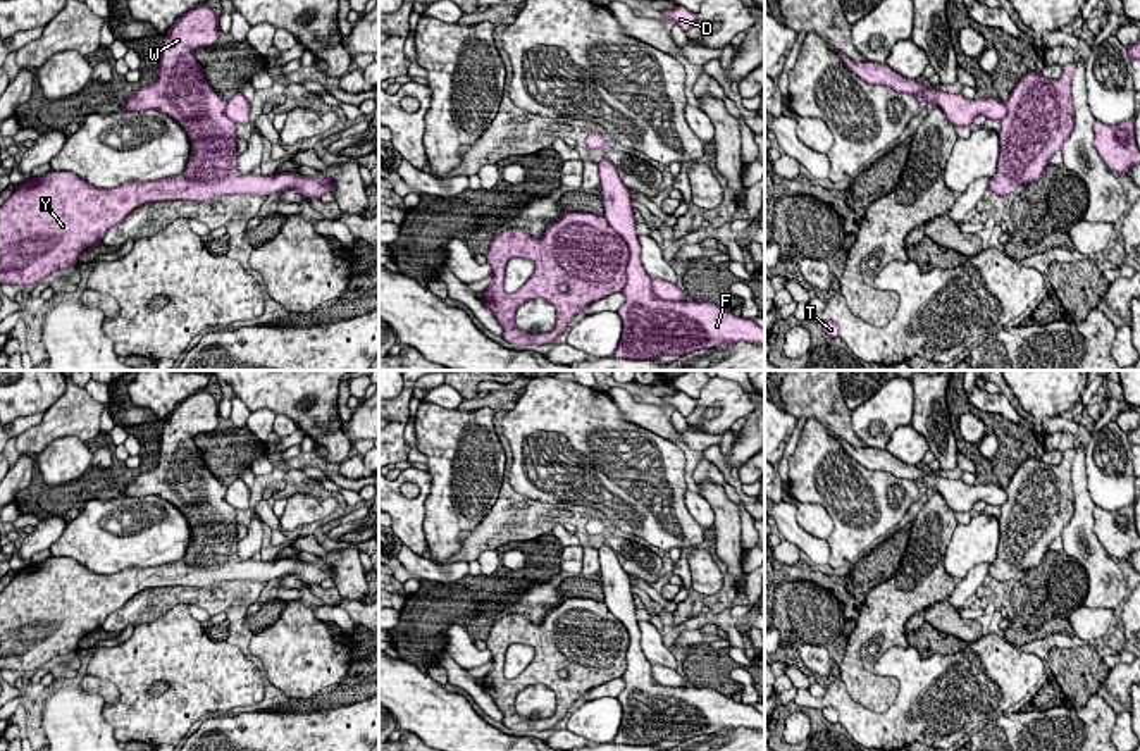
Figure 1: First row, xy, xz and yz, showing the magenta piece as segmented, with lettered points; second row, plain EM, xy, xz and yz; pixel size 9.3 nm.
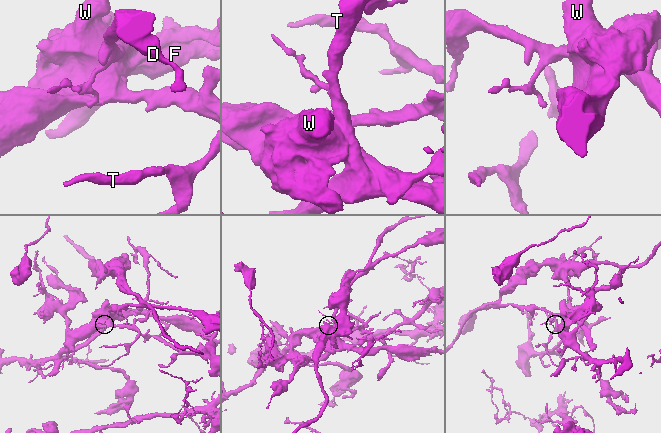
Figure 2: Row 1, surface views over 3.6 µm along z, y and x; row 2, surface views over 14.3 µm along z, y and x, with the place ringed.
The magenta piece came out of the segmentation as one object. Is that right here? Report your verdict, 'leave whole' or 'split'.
split

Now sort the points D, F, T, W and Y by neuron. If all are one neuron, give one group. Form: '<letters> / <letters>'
D F / T W Y

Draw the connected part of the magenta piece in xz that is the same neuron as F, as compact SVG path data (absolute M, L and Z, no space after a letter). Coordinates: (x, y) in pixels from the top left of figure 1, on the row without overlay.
M598 549L604 605L629 632L625 689L618 701L623 720L615 744L653 746L684 741L720 730L747 727L765 730L765 715L753 704L737 703L709 687L666 687L653 679L653 668L641 648L630 577L615 551Z

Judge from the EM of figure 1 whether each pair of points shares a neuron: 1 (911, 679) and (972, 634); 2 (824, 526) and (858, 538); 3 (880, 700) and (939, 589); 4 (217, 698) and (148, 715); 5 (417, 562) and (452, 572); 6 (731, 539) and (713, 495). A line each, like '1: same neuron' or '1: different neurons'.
1: different neurons
2: different neurons
3: same neuron
4: same neuron
5: same neuron
6: same neuron

